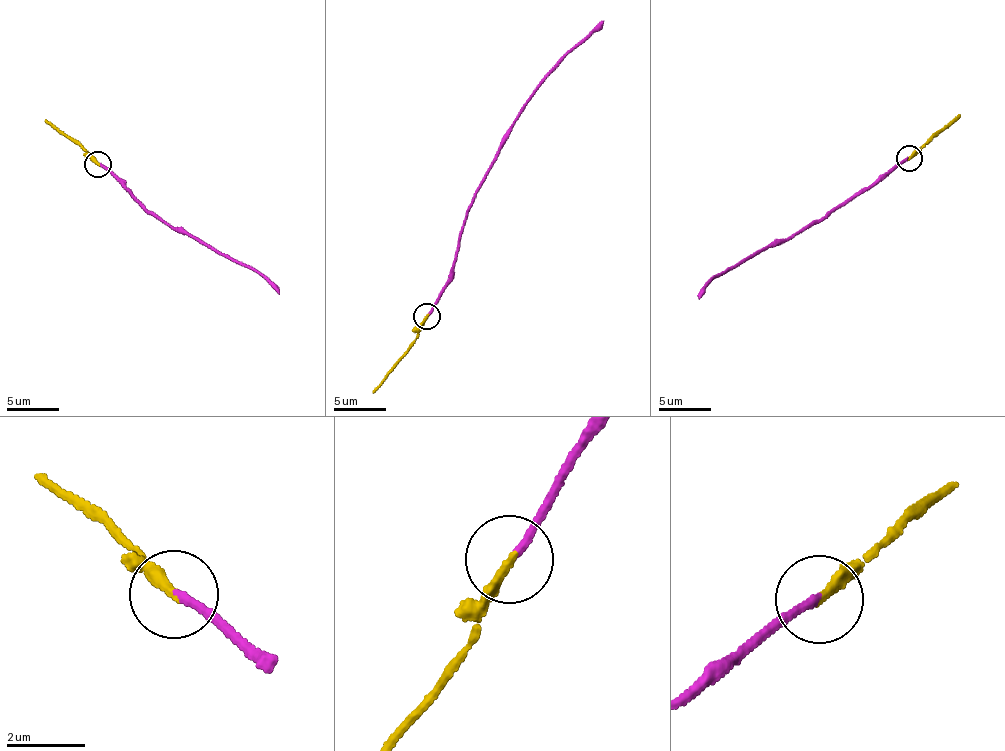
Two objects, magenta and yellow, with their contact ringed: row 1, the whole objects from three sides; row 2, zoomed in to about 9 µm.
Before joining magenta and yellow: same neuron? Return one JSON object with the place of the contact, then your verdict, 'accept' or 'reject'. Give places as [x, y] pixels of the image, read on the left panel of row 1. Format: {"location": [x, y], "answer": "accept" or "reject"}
{"location": [97, 164], "answer": "accept"}

